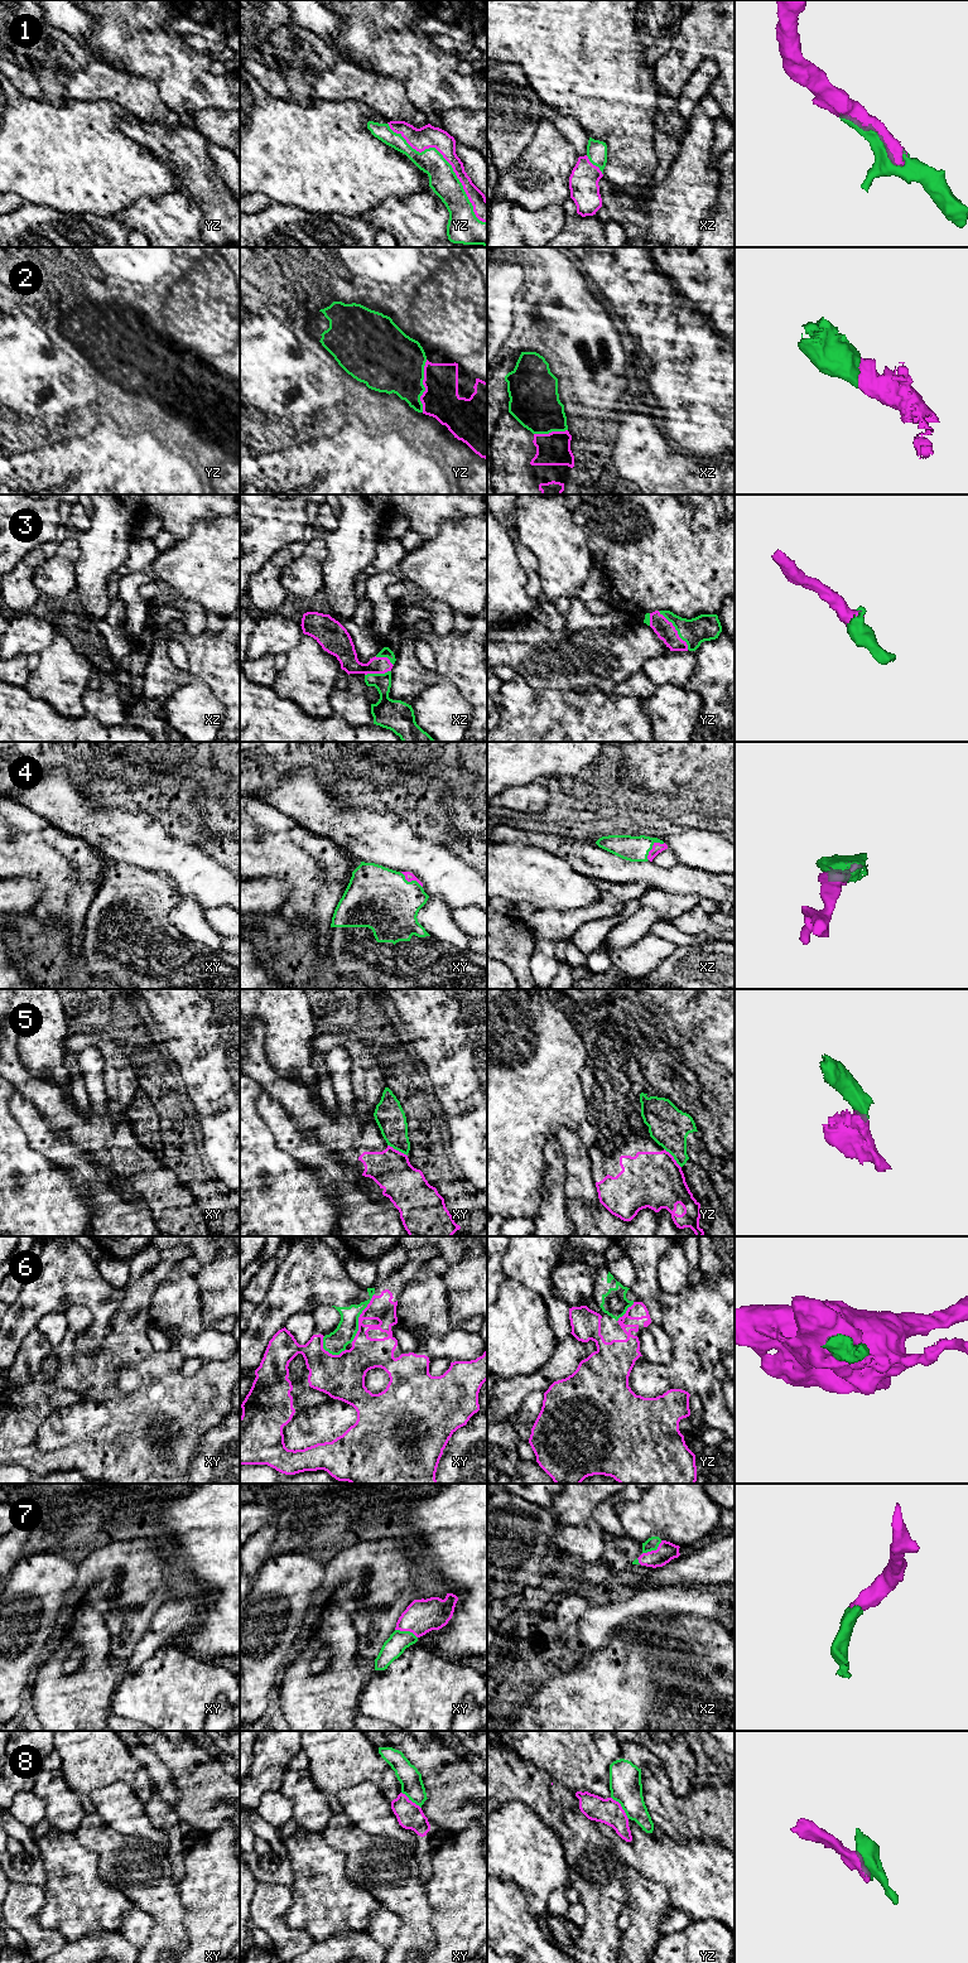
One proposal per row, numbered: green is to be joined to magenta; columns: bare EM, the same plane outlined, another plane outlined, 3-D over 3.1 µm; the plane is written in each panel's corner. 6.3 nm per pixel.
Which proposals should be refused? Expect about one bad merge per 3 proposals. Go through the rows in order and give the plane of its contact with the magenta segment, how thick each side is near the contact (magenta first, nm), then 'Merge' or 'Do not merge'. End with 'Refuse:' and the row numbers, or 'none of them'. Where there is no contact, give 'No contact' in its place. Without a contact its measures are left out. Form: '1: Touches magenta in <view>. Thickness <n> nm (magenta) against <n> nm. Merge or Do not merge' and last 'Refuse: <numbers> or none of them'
1: Touches magenta in yz. Thickness 140 nm (magenta) against 180 nm. Merge
2: Touches magenta in yz. Thickness 240 nm (magenta) against 380 nm. Merge
3: Touches magenta in yz. Thickness 120 nm (magenta) against 170 nm. Merge
4: Touches magenta in xz. Thickness 70 nm (magenta) against 160 nm. Merge
5: Touches magenta in xy. Thickness 260 nm (magenta) against 190 nm. Do not merge
6: Touches magenta in xy. Thickness 200 nm (magenta) against 140 nm. Do not merge
7: Touches magenta in xz. Thickness 120 nm (magenta) against 80 nm. Merge
8: Touches magenta in yz. Thickness 160 nm (magenta) against 200 nm. Do not merge
Refuse: 5, 6, 8

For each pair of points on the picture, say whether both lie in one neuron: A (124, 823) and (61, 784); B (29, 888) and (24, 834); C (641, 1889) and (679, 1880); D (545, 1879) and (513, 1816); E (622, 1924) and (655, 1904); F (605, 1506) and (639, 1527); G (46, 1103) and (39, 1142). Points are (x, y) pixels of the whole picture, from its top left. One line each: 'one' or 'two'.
A: one
B: two
C: two
D: one
E: two
F: two
G: two

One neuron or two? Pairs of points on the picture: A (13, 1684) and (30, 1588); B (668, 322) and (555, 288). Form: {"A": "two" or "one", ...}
{"A": "one", "B": "two"}

